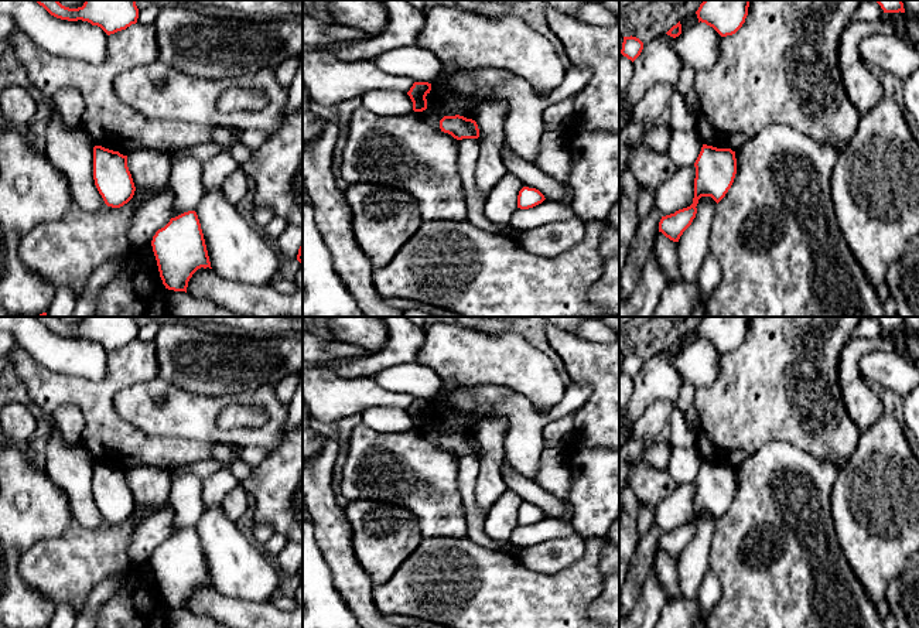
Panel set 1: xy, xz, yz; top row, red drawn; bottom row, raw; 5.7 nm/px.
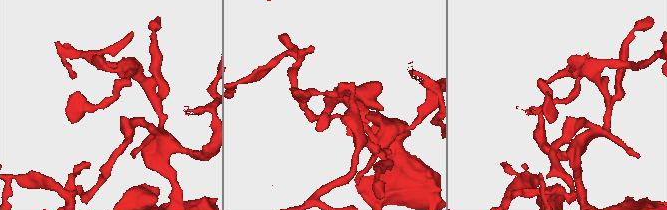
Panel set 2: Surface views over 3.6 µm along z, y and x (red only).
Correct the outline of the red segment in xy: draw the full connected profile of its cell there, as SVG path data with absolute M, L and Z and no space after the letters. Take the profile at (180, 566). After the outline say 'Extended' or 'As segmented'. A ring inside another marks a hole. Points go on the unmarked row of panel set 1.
M195 528L171 535L156 549L151 563L160 594L168 607L187 610L188 598L198 586L212 586Z. As segmented

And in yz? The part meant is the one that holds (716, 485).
M703 461L694 484L693 521L662 533L659 539L659 549L673 559L679 559L683 549L691 542L701 513L711 513L717 521L725 513L737 491L735 468Z. As segmented

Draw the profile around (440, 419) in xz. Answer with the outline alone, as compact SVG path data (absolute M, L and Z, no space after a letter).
M474 385L468 386L468 389L475 402L474 407L464 419L431 399L431 407L426 413L427 426L416 430L433 447L451 453L440 446L440 437L444 433L460 431L475 437L476 429L485 421L505 419L509 427L509 419L505 414L498 413L496 407L512 393L510 389L496 385Z

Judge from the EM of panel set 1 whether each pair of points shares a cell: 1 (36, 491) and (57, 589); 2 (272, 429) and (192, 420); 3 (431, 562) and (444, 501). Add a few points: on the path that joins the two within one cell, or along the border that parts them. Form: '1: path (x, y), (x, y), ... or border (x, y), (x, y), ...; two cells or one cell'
1: border (72, 518), (61, 535), (37, 539), (20, 559); two cells
2: path (252, 436), (221, 436), (212, 433); one cell
3: border (423, 536), (465, 538); two cells

